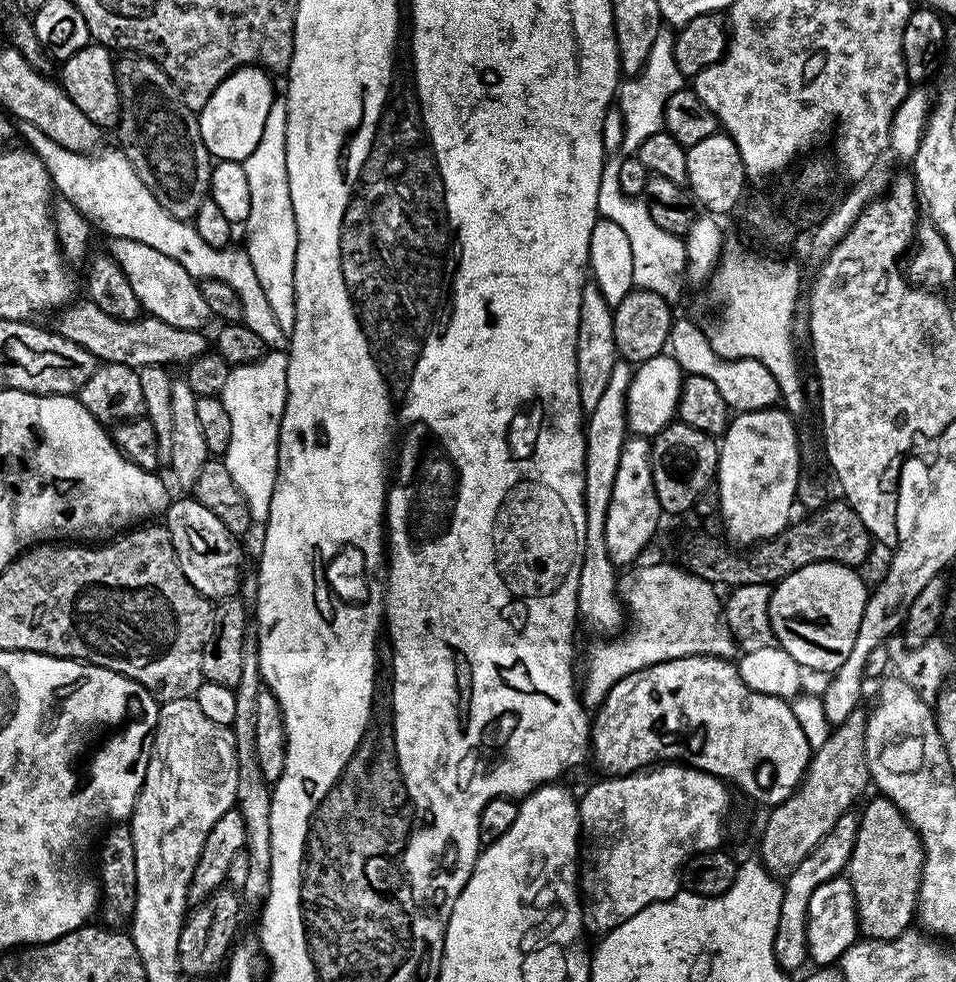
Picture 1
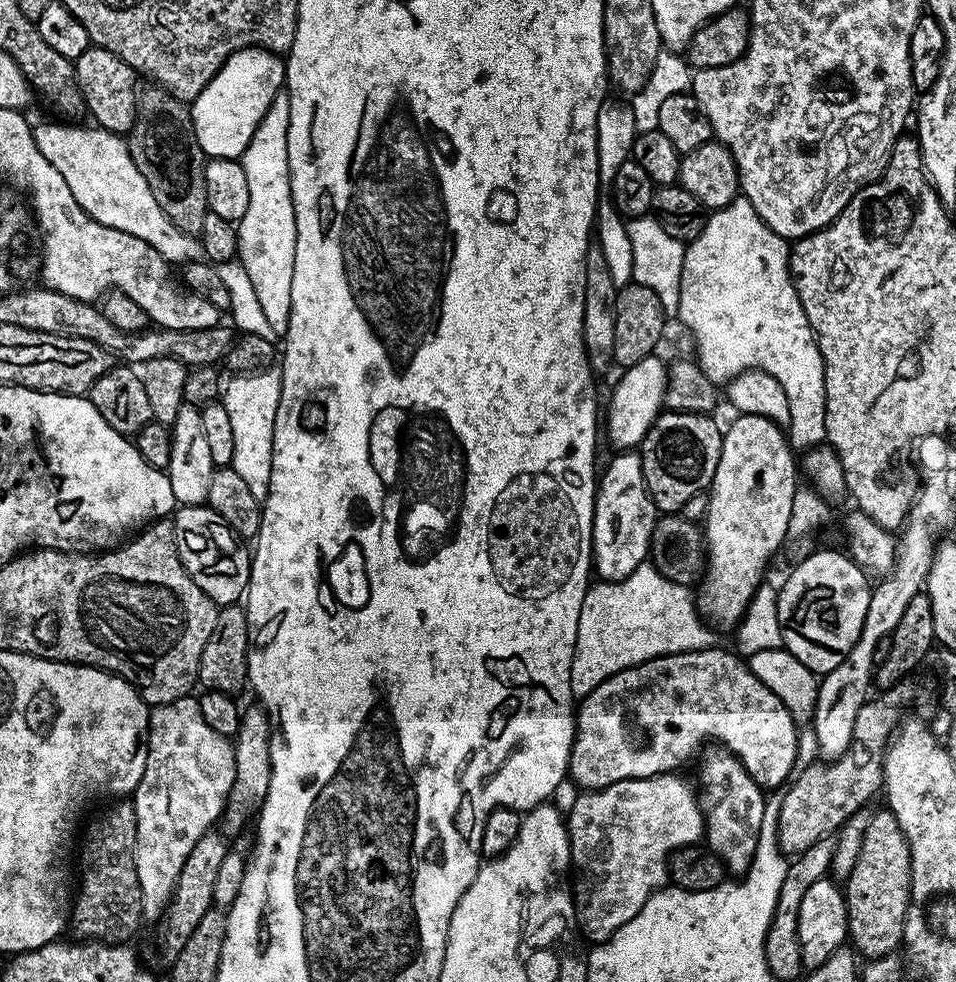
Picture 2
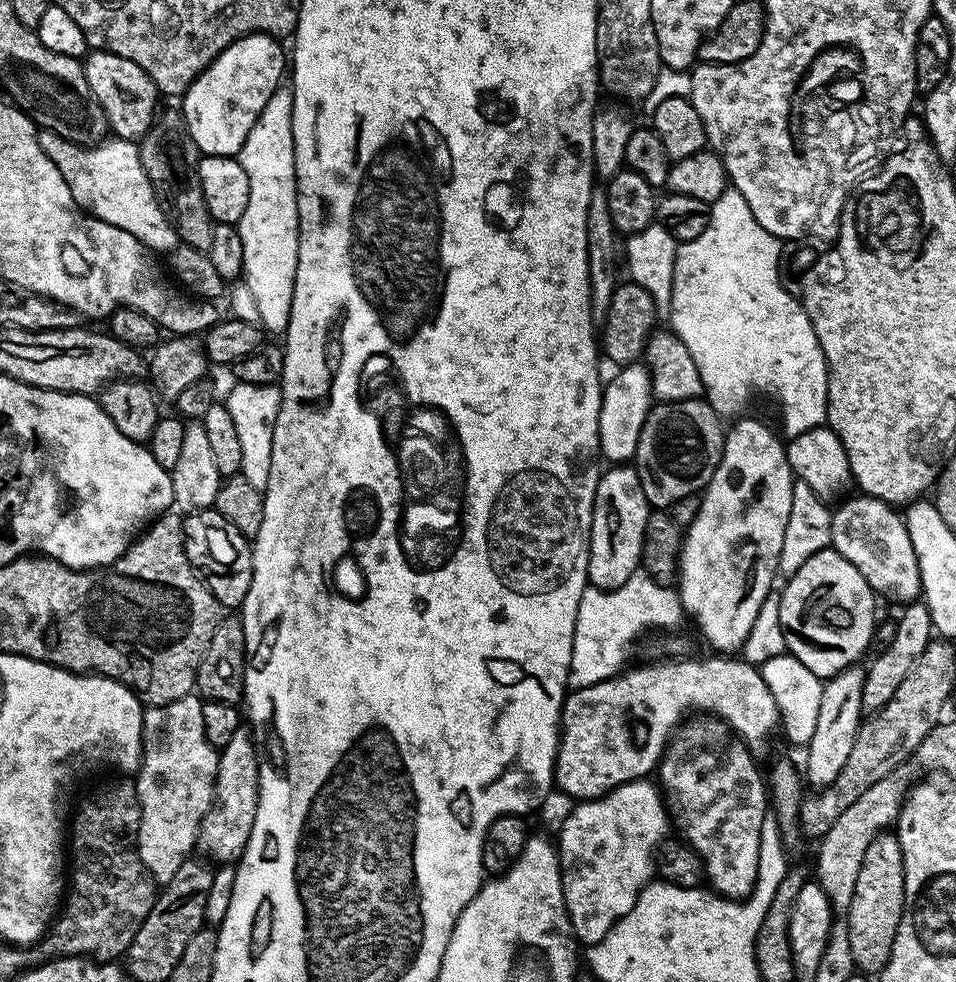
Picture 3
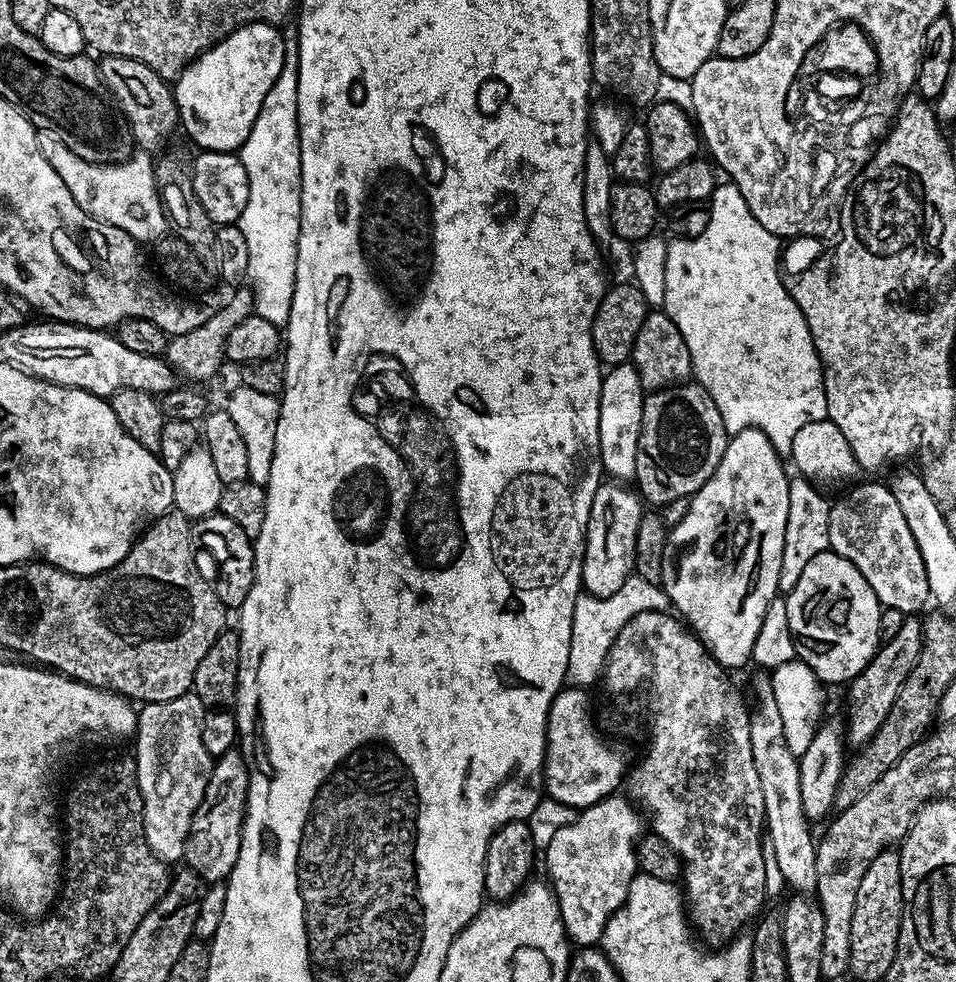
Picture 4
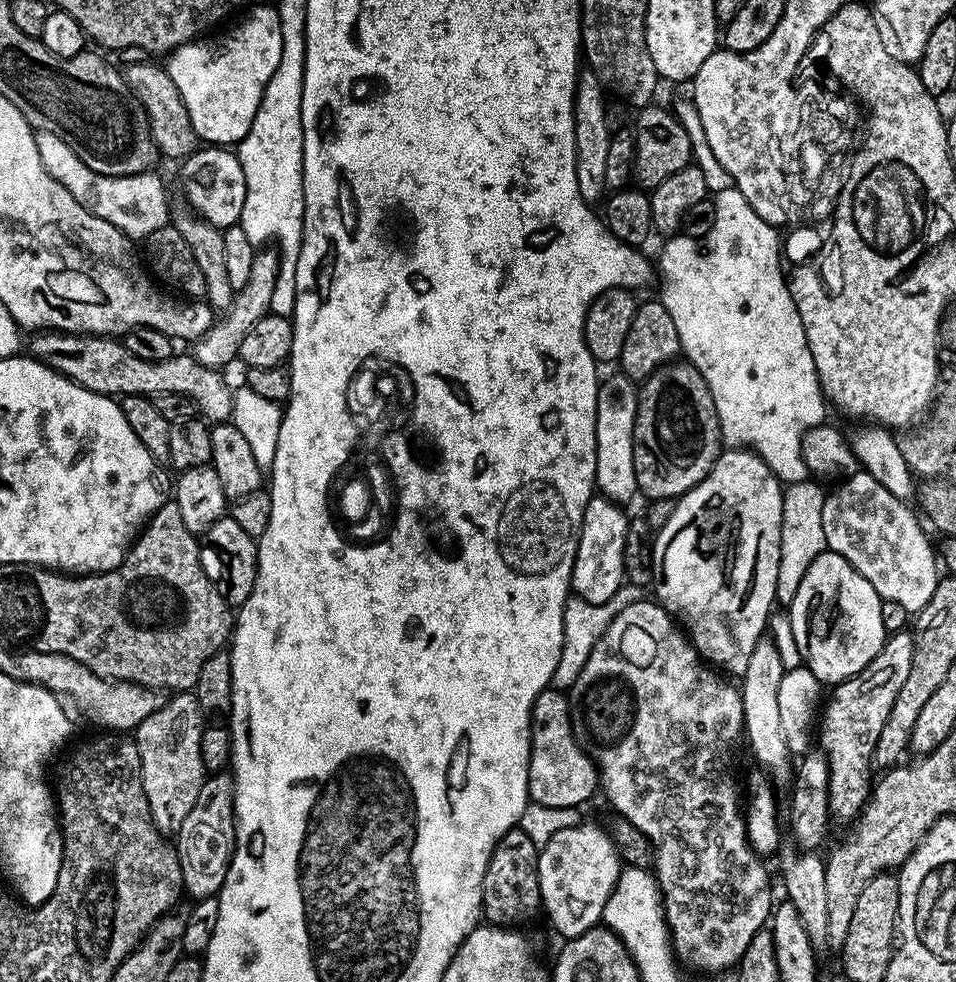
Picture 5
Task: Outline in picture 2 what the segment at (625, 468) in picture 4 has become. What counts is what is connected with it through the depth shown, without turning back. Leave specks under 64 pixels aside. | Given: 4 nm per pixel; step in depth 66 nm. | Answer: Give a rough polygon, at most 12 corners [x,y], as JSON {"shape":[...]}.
{"shape":[[665,361],[623,369],[608,400],[608,440],[635,449],[665,407]]}

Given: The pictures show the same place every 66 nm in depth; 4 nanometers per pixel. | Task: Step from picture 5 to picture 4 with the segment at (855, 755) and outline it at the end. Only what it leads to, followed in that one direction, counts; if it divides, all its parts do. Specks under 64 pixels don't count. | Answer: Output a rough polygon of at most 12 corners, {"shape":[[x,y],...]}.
{"shape":[[905,617],[848,690],[846,740],[879,730],[921,653],[923,623]]}

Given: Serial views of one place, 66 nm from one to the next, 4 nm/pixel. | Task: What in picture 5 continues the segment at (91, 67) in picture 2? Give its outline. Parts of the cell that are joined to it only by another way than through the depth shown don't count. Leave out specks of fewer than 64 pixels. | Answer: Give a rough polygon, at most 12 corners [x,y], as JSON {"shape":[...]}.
{"shape":[[132,62],[128,89],[146,110],[156,151],[177,162],[198,137],[167,67]]}

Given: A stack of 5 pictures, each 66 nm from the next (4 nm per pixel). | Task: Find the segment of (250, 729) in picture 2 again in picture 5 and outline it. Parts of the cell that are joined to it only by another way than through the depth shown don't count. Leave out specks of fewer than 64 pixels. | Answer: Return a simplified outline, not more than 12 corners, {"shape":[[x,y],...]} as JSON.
{"shape":[[205,779],[174,834],[184,892],[219,897],[236,849],[234,781]]}

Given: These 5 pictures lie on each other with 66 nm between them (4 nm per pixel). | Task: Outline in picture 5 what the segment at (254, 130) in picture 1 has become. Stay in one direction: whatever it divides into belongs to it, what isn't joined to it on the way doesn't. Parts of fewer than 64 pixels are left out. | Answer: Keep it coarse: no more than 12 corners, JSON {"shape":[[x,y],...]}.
{"shape":[[280,13],[167,53],[205,145],[236,146],[282,58]]}

